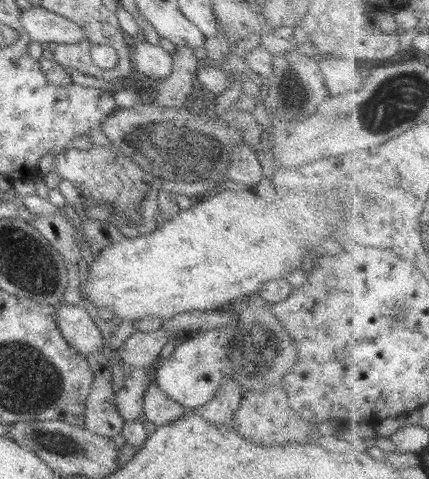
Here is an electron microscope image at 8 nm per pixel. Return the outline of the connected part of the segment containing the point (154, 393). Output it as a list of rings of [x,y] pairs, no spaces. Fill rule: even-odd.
[[[149,374],[149,386],[145,388],[145,394],[143,394],[142,411],[145,419],[159,426],[169,424],[181,416],[181,412],[185,412],[185,407],[161,392],[154,382],[154,377]]]

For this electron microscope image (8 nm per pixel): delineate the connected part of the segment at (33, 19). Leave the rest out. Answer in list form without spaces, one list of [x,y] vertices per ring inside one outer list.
[[[32,6],[20,14],[21,29],[29,41],[40,44],[49,43],[58,47],[76,44],[84,40],[84,33],[79,24],[54,14],[40,6]]]

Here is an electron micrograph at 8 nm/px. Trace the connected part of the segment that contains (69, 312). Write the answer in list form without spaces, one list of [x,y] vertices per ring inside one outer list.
[[[60,303],[53,312],[53,321],[61,337],[79,354],[87,356],[103,350],[103,336],[81,303]]]

